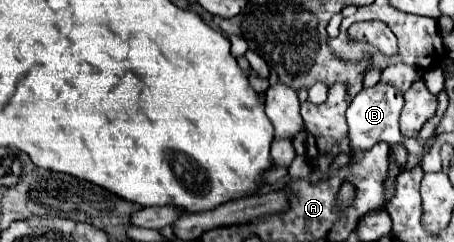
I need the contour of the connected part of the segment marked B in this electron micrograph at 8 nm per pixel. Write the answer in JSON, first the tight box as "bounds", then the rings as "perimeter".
{"bounds":[347,81,423,164],"perimeter":[[[379,81],[375,87],[369,89],[361,89],[351,107],[347,109],[347,123],[349,123],[349,137],[353,141],[355,147],[359,149],[369,149],[373,147],[377,141],[385,141],[385,143],[404,143],[410,154],[416,154],[420,158],[420,164],[423,160],[423,145],[419,138],[405,137],[399,131],[399,115],[403,109],[403,93],[393,87],[391,83],[383,83]]]}

